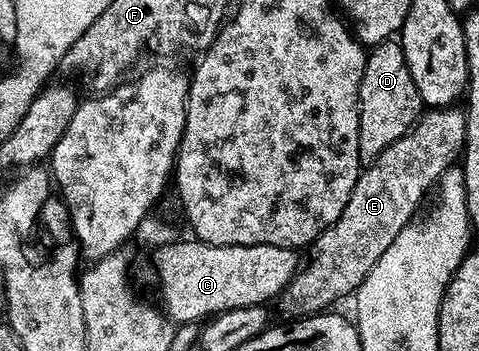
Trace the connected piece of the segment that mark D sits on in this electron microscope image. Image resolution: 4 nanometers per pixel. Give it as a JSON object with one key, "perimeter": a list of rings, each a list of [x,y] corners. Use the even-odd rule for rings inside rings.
{"perimeter":[[[390,39],[381,41],[368,50],[363,67],[363,79],[359,83],[359,155],[368,163],[391,147],[411,128],[423,112],[423,102],[411,79],[411,67],[403,55],[400,44]]]}

